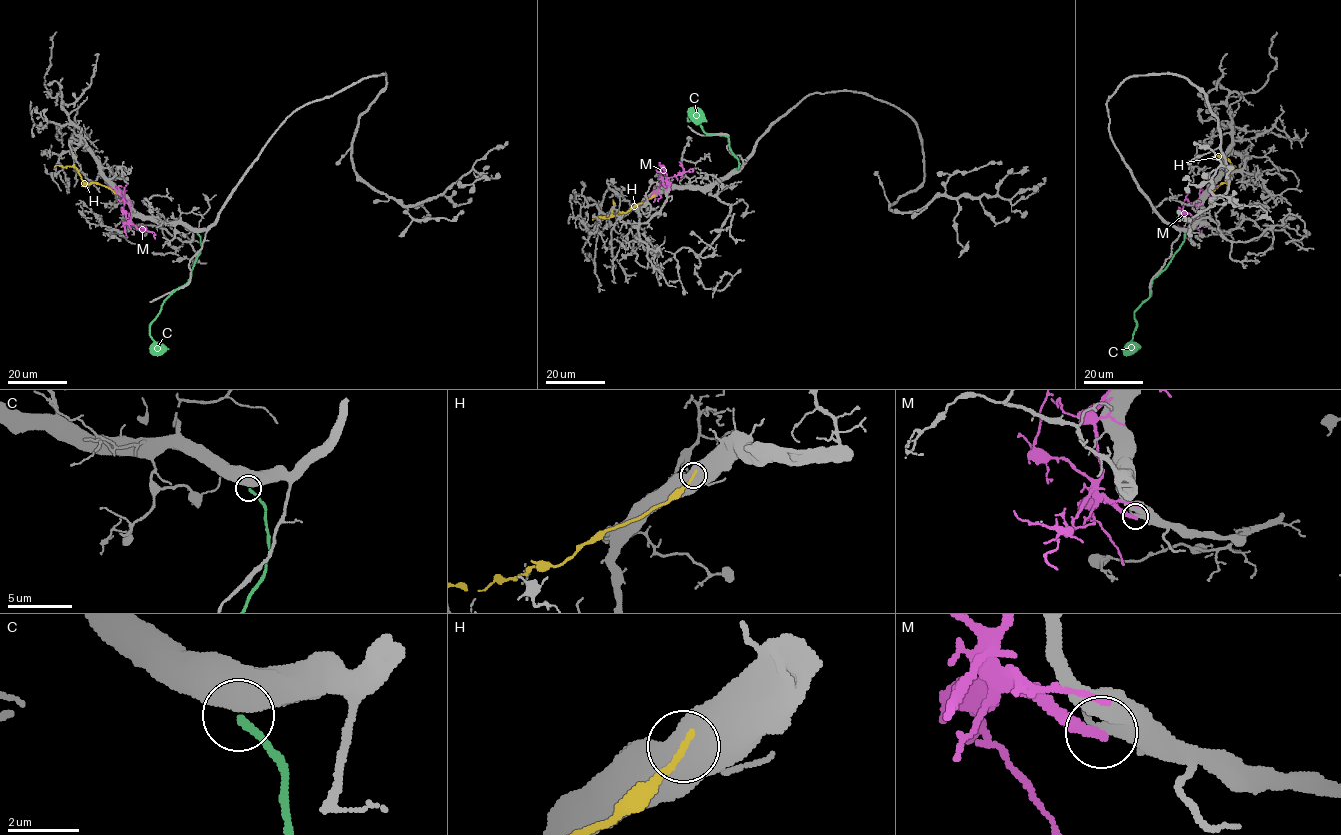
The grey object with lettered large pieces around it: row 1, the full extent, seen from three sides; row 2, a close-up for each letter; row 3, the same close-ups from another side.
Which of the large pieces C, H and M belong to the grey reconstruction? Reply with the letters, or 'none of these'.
none of these

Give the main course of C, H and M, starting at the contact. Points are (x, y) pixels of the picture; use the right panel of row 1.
C: (1185, 233), (1179, 249), (1151, 283), (1150, 295), (1134, 313), (1136, 329), (1131, 342), (1137, 349)
H: (1207, 193), (1221, 183), (1228, 184), (1232, 167), (1236, 166)
M: (1205, 226), (1197, 220), (1196, 202), (1218, 185)

